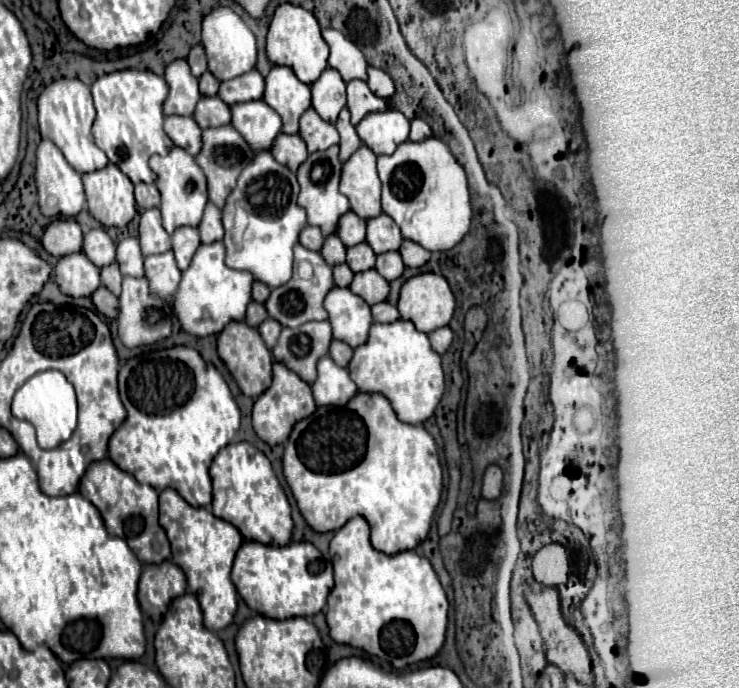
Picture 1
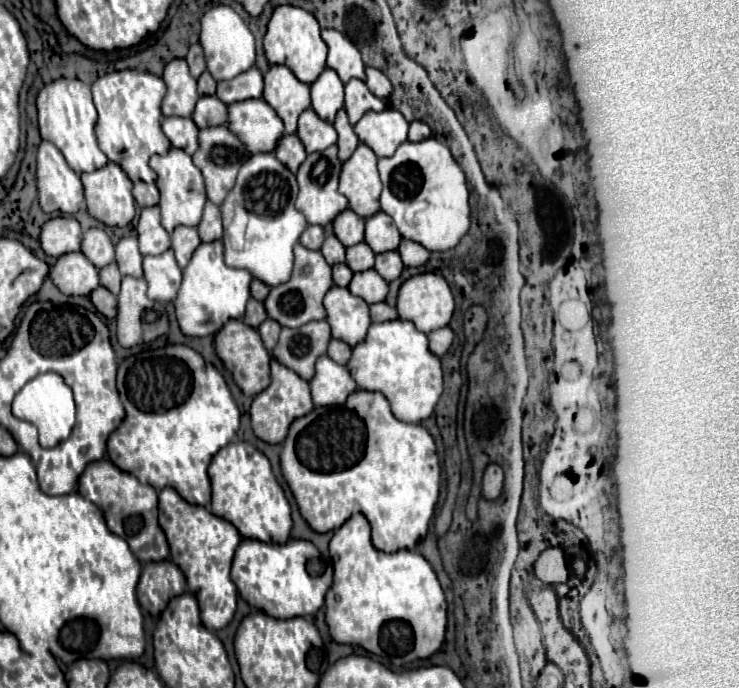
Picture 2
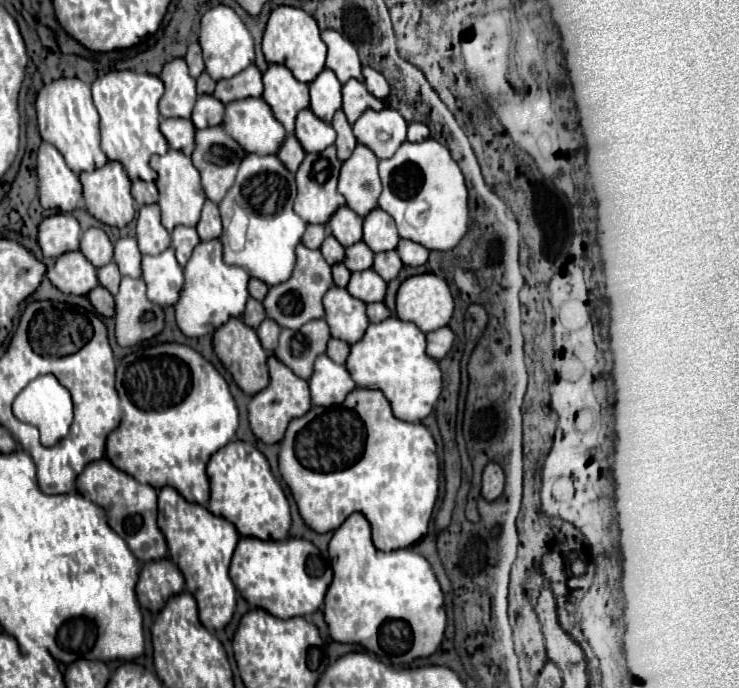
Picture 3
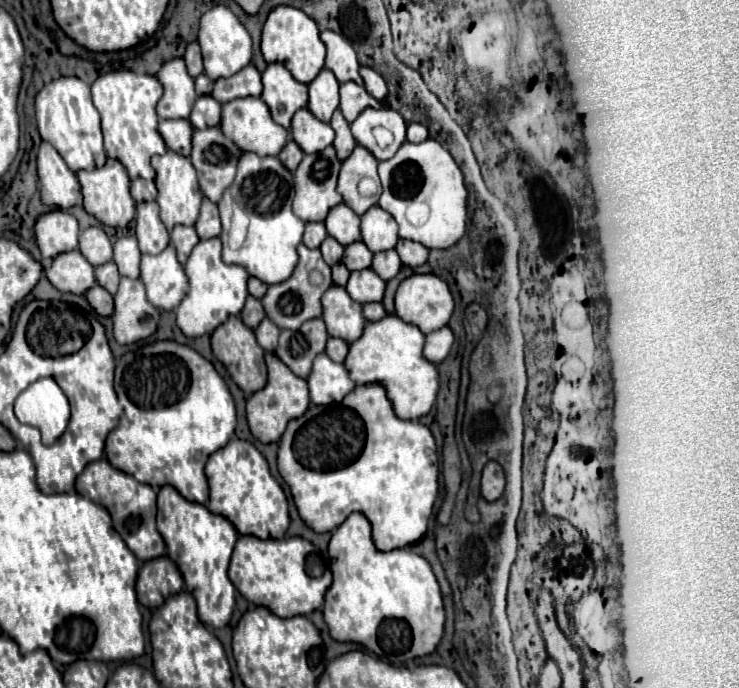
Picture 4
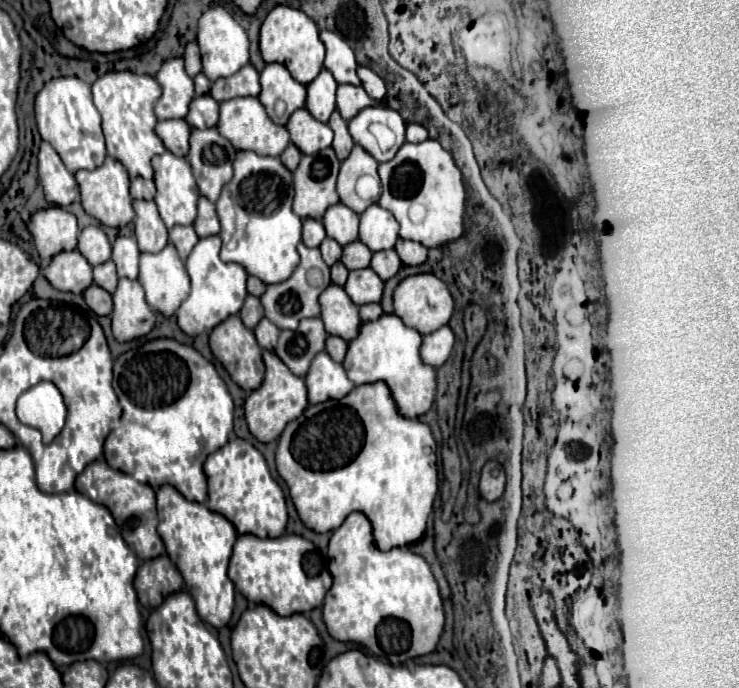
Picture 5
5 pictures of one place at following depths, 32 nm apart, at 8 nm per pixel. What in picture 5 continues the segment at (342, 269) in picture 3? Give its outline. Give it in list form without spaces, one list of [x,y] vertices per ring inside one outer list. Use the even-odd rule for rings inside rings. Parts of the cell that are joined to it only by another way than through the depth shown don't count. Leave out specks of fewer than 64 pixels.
[[[336,262],[336,264],[332,266],[332,282],[338,284],[338,286],[344,286],[346,280],[348,280],[348,270],[346,270],[346,266],[344,266],[342,262]]]

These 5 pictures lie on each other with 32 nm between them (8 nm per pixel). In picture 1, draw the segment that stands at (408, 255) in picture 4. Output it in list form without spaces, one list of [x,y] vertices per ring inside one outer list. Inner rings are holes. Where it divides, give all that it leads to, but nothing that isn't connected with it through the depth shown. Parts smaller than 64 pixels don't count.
[[[412,240],[402,242],[400,254],[406,266],[424,266],[430,260],[430,252]]]

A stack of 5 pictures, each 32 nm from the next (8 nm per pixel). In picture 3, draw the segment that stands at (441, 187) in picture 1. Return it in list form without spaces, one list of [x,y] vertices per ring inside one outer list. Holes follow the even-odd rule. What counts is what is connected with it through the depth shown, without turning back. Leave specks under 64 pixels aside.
[[[428,138],[424,142],[404,142],[392,158],[380,160],[378,170],[384,186],[378,204],[396,220],[398,234],[402,238],[418,242],[428,250],[452,250],[468,232],[468,190],[464,174],[446,146],[436,142],[434,138]]]

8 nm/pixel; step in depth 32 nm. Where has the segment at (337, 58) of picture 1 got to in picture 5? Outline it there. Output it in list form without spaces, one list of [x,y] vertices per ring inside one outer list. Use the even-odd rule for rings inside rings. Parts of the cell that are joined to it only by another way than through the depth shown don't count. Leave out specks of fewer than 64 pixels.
[[[330,30],[320,32],[320,40],[326,46],[326,60],[324,60],[324,68],[330,70],[336,78],[338,84],[354,84],[360,86],[360,78],[356,74],[358,70],[358,62],[356,56],[352,52],[352,48],[346,44],[346,40]]]

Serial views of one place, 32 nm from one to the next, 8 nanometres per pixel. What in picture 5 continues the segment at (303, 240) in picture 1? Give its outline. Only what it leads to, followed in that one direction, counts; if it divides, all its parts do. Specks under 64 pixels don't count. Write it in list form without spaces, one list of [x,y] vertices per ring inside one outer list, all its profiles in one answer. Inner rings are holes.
[[[304,220],[304,232],[302,232],[302,242],[308,246],[308,248],[316,248],[322,240],[326,238],[326,232],[324,232],[324,224],[320,220]]]

